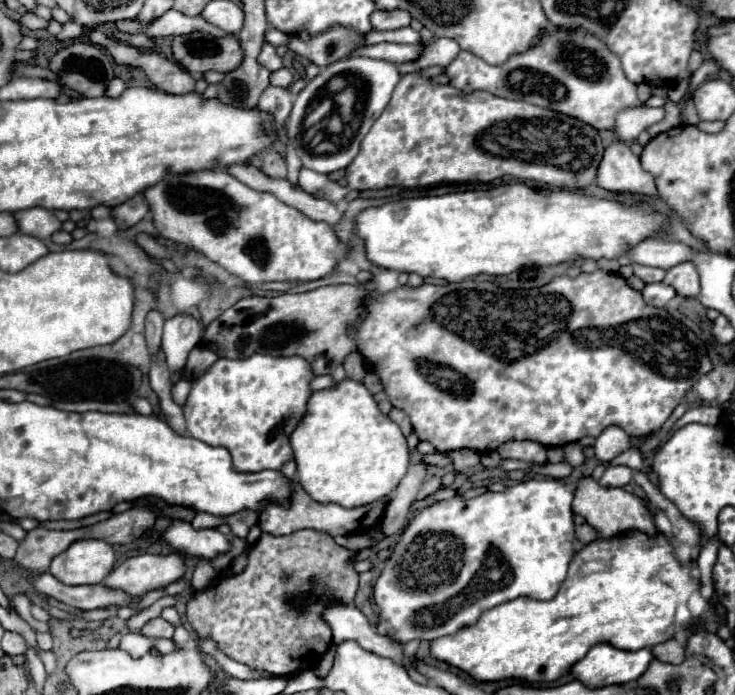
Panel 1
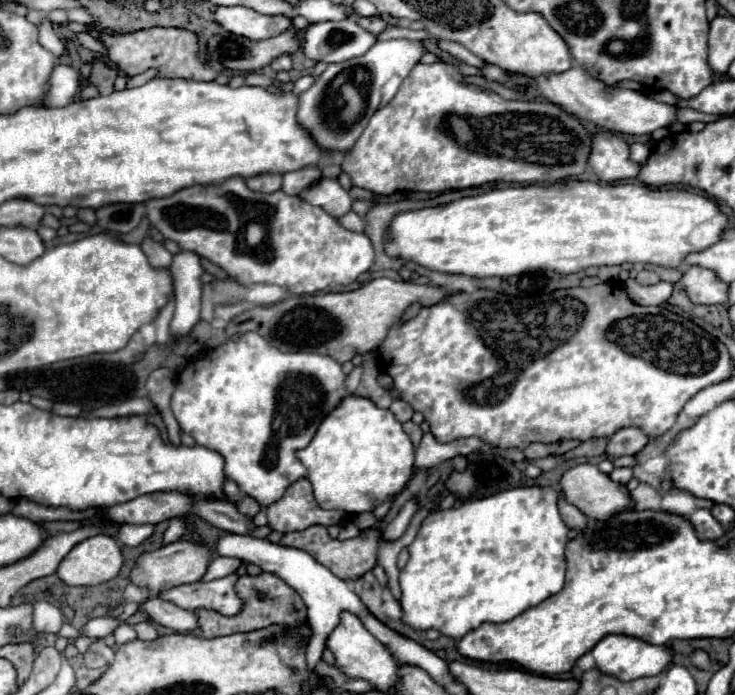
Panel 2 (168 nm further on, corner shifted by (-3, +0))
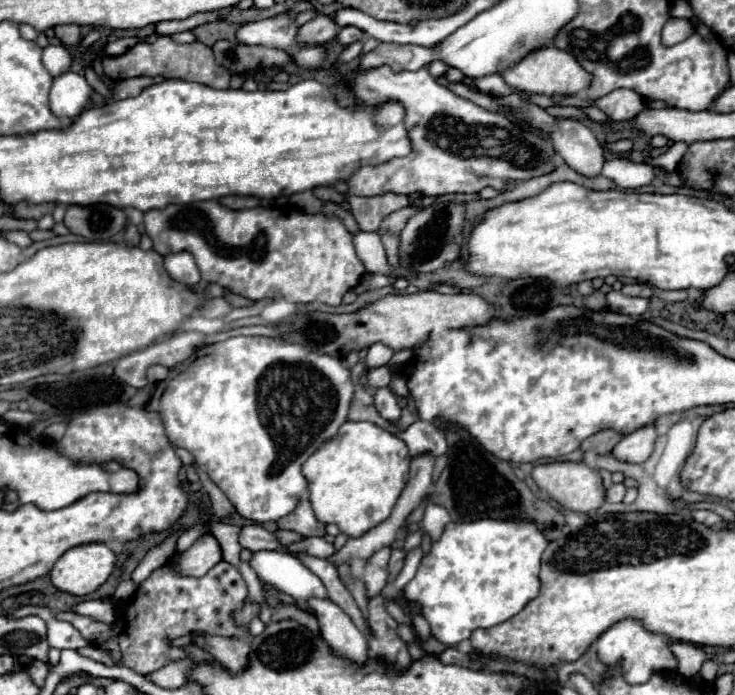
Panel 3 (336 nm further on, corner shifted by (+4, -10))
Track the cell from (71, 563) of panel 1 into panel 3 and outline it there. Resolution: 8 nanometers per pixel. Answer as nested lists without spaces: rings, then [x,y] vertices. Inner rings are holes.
[[[103,542],[81,544],[67,550],[51,570],[55,588],[73,596],[87,596],[107,582],[115,568],[115,554]]]

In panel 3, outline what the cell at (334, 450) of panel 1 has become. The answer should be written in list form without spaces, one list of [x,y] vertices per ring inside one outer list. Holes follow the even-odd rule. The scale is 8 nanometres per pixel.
[[[373,422],[341,424],[329,442],[303,464],[309,484],[309,500],[315,518],[323,524],[337,524],[347,536],[361,536],[379,522],[387,520],[405,482],[409,478],[409,452],[401,438],[389,434]]]

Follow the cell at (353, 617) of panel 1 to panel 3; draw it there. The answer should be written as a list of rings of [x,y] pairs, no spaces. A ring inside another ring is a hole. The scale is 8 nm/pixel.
[[[281,550],[253,552],[249,566],[257,572],[261,582],[291,596],[295,604],[307,614],[313,614],[309,606],[311,598],[327,598],[323,582],[297,556],[289,552]]]

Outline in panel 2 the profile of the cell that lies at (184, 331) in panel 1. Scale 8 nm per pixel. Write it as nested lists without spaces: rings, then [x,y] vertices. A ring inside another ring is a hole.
[[[188,250],[174,254],[170,272],[174,276],[174,296],[176,296],[176,312],[170,322],[170,332],[174,336],[186,336],[200,320],[200,298],[202,298],[200,276],[204,274],[200,256]]]

